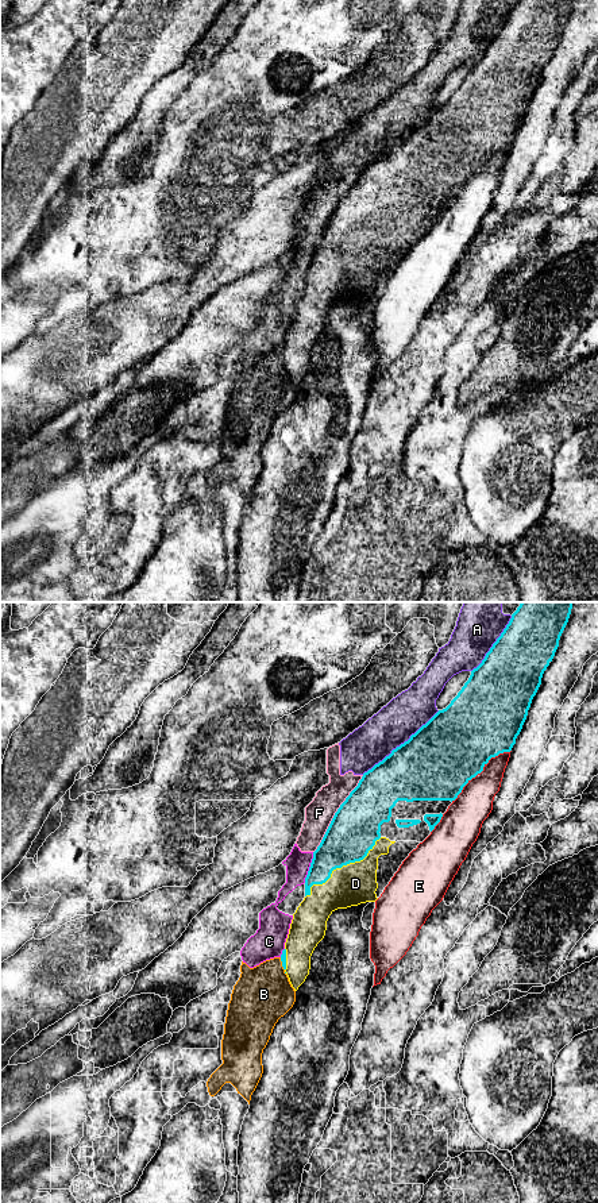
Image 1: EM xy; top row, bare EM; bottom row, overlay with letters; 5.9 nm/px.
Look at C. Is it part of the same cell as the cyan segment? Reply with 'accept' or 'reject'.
reject

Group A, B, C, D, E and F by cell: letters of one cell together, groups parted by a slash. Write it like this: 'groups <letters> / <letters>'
groups A C F / B / D / E

